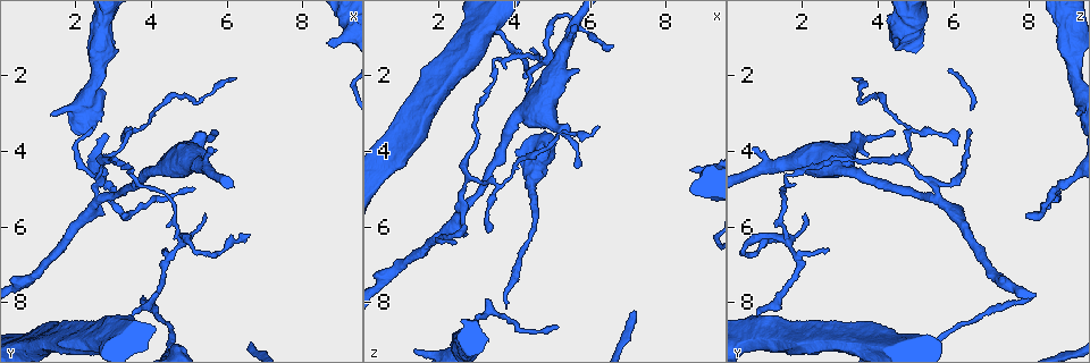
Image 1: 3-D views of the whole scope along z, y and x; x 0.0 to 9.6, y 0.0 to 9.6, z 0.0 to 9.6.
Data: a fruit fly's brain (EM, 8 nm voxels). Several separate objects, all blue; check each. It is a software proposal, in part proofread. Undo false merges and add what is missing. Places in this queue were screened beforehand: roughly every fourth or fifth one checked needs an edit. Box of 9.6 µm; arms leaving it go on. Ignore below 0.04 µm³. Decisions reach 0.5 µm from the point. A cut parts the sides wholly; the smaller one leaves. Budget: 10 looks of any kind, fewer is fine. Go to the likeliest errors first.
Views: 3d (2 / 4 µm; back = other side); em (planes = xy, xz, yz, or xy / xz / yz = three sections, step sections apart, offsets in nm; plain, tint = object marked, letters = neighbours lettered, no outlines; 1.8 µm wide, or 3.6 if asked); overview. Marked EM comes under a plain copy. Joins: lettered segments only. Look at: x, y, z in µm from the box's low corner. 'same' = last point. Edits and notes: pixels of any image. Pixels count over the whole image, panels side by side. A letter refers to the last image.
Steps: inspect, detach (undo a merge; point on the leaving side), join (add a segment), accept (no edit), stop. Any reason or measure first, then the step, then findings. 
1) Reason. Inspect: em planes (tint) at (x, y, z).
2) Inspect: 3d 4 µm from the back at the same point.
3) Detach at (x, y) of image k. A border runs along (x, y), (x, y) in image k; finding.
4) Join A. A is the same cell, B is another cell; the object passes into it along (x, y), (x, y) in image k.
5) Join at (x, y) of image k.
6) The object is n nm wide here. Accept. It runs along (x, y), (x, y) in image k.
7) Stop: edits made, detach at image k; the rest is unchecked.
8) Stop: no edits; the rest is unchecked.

Side arm on a straight run. Inspect: em planes (letters) at (2.55, 5.15, 5.60).

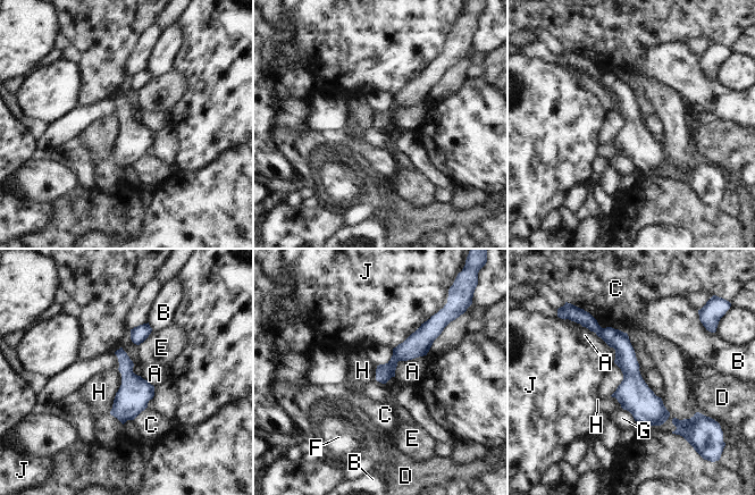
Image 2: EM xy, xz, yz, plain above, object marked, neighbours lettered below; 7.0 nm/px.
Detach at (625, 354) of image 2. A, B, C, D, E, F, G, H and J are other cells; two cells meet here.

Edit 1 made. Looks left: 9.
Inspect: overview.

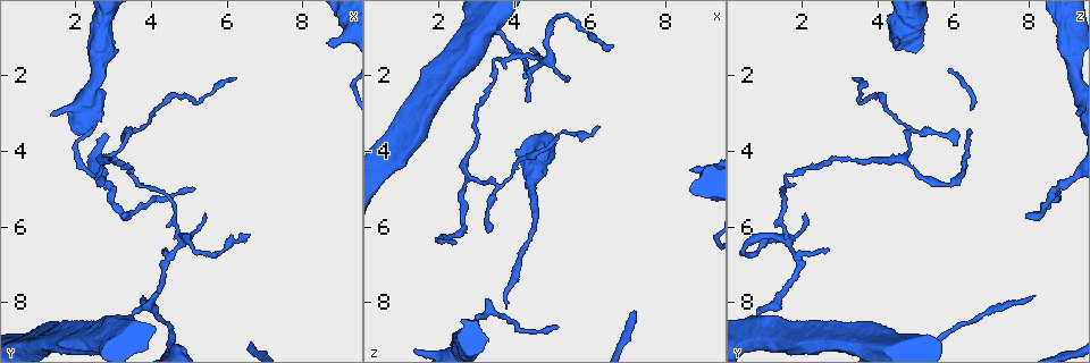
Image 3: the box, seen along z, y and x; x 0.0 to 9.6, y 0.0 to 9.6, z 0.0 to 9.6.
An open end. Inspect: em xy step 8 (letters) at (8.70, 1.15, 4.55).

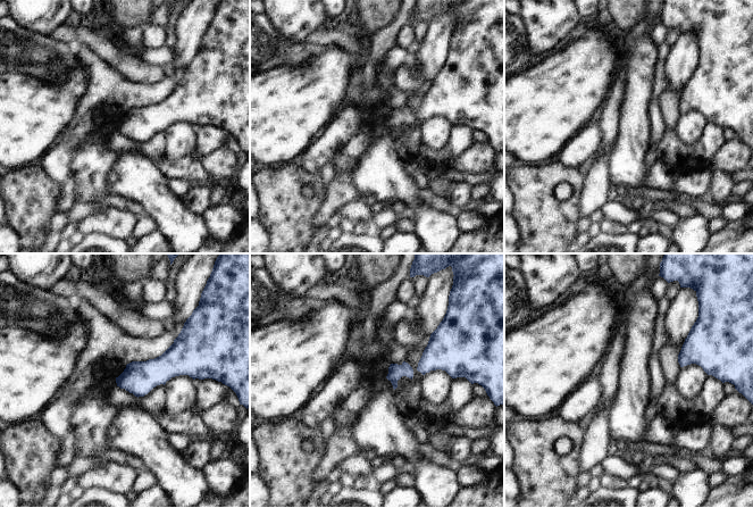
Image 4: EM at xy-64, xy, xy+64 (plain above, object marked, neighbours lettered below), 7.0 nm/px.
Inspect: em planes (letters) at the same point.

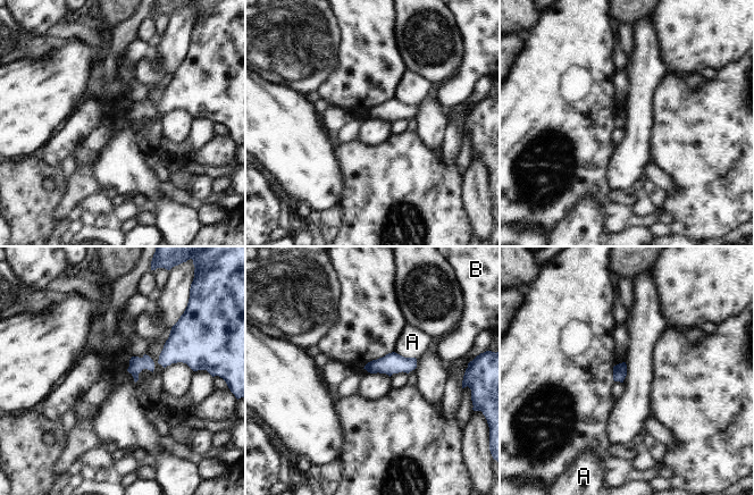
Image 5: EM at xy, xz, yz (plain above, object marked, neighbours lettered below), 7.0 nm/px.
The longest contact is with A, 170 nm. Accept. A and B are other cells; a border runs along (394, 351), (416, 359) in image 5; no lettered segment goes on from it.

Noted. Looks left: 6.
Stop: edits made, detach at image 2; the rest is unchecked.

